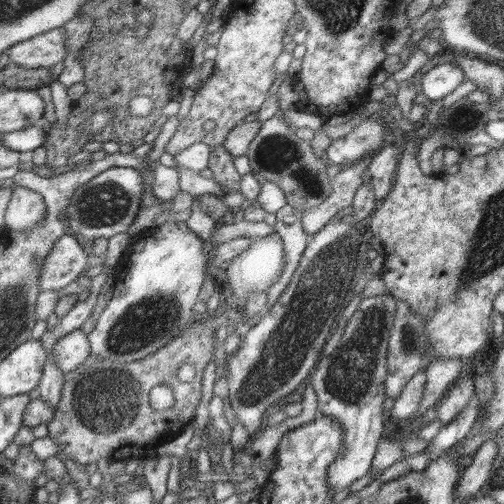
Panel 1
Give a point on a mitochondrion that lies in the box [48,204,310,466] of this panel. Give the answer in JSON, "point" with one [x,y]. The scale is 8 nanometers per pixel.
{"point":[108,401]}

